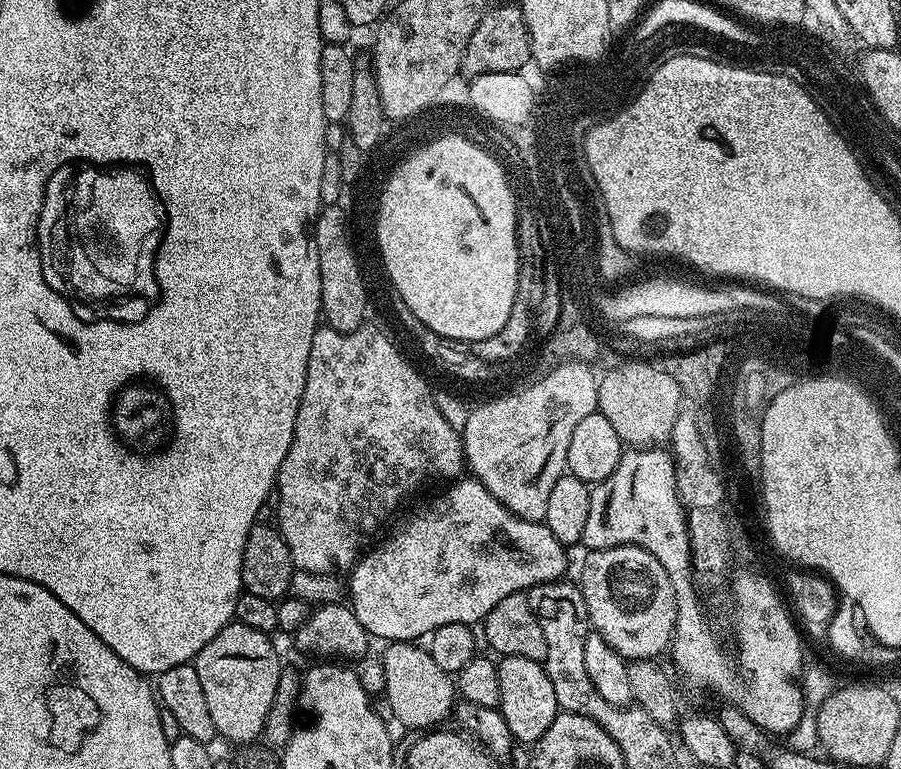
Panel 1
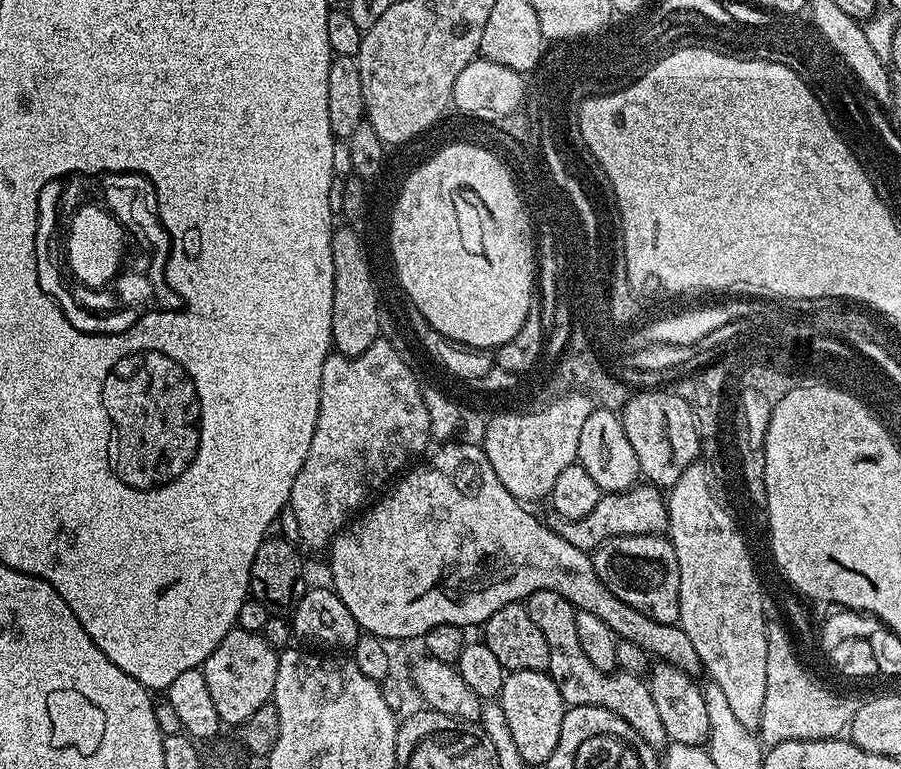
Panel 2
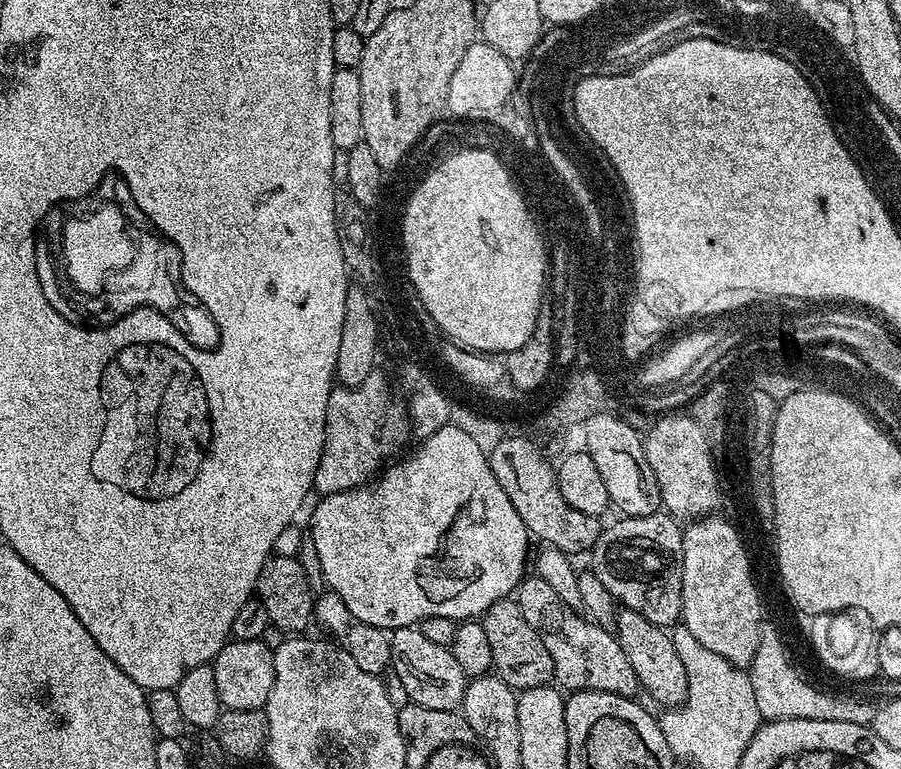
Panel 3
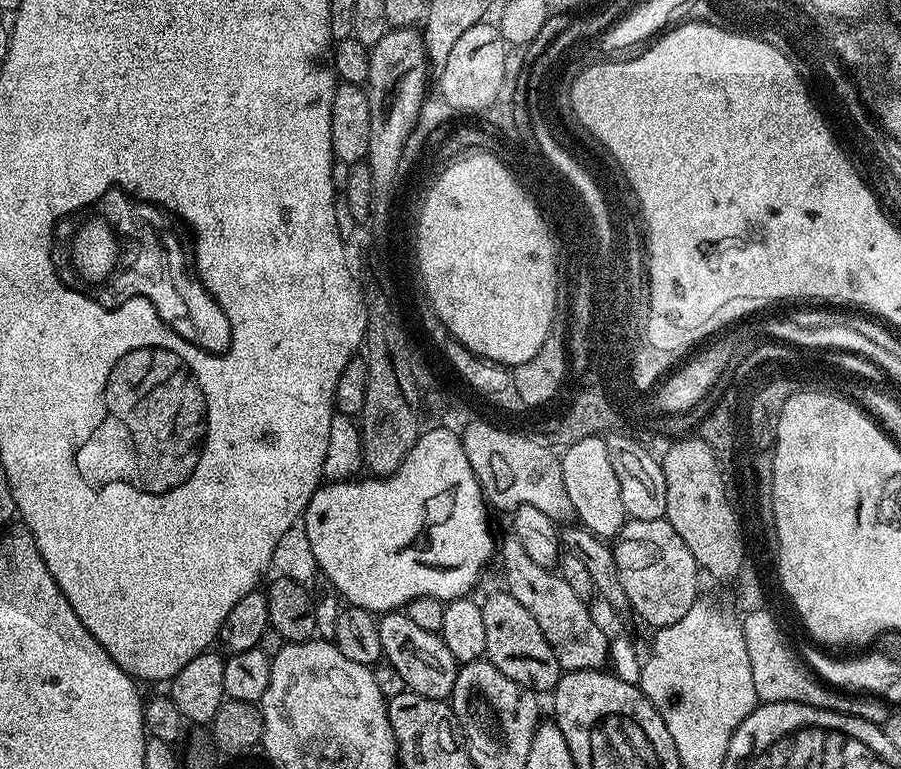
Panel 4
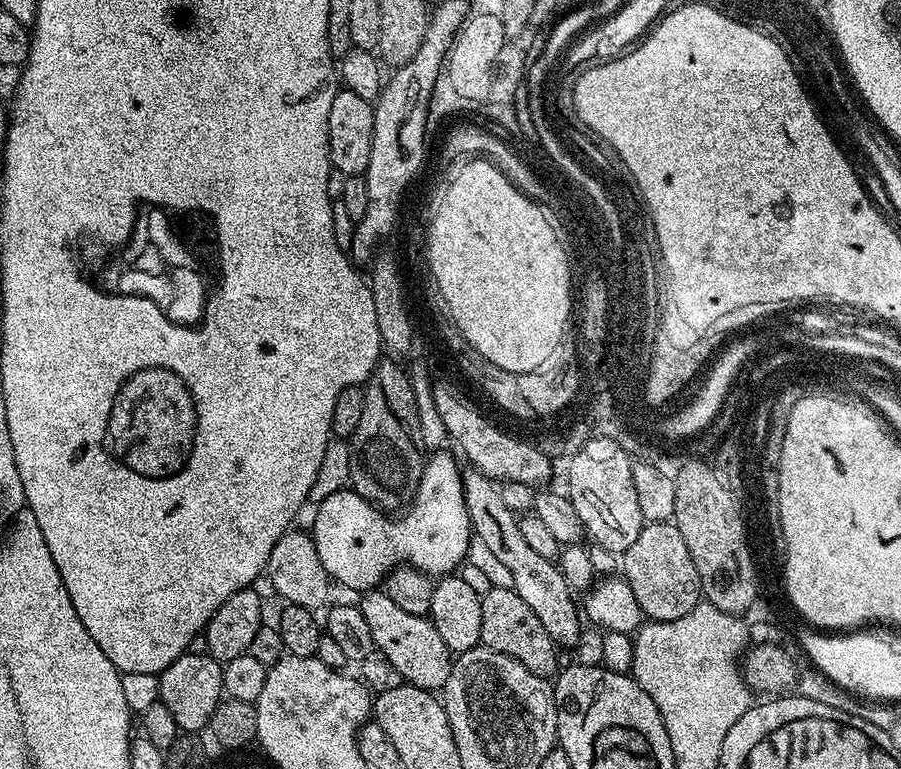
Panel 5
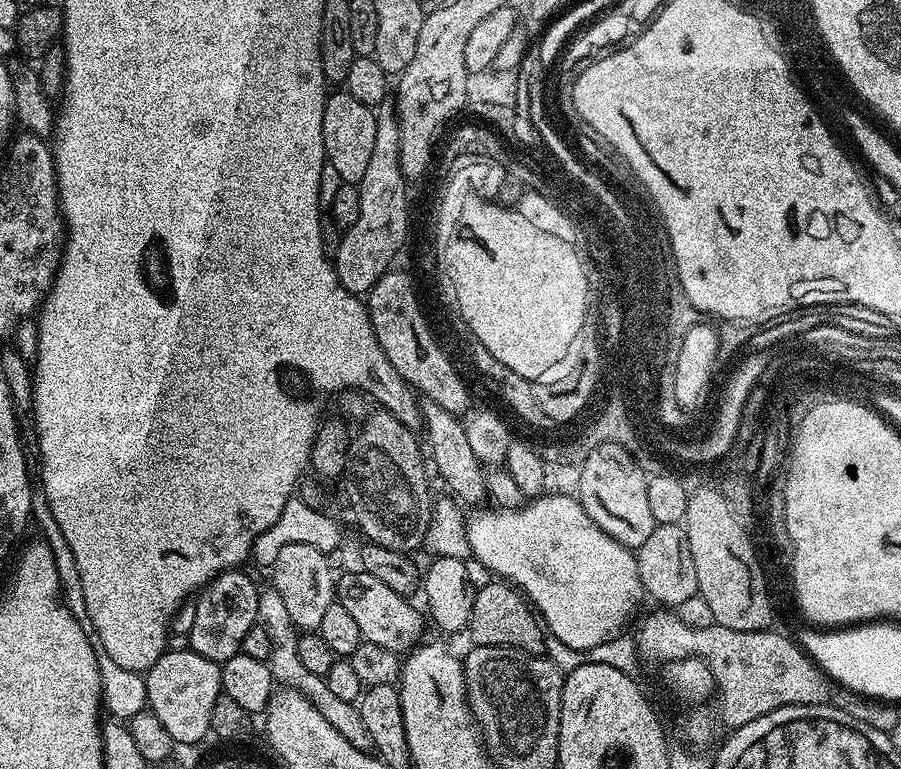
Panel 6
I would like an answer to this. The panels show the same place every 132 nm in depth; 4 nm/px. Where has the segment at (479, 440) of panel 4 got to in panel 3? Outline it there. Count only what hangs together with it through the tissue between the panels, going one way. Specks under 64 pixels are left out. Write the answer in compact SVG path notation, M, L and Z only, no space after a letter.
M509 441L501 444L491 463L494 478L498 478L498 486L506 490L506 498L514 502L514 510L518 510L518 518L526 522L529 533L536 536L545 545L565 552L569 557L576 558L579 552L591 553L592 547L598 542L602 524L597 517L582 514L582 510L574 510L562 498L558 486L554 482L554 468L544 461L544 456L534 448L533 441Z

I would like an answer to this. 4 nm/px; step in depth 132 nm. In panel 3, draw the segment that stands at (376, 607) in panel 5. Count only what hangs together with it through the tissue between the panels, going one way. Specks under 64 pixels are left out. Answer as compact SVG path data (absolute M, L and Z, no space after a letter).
M416 626L395 629L391 637L391 669L401 678L403 686L406 686L411 703L426 706L426 710L457 711L463 705L469 677L464 675L462 666L458 666L458 658L454 658L451 647L430 642Z

